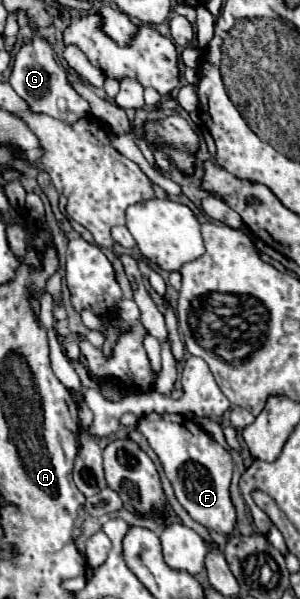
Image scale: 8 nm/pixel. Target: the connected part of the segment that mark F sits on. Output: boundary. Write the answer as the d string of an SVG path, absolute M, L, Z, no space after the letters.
M147 414L139 420L137 430L147 438L169 478L179 504L189 516L209 532L231 534L235 530L235 506L229 498L233 458L227 448L219 446L197 422L187 422L181 414Z

